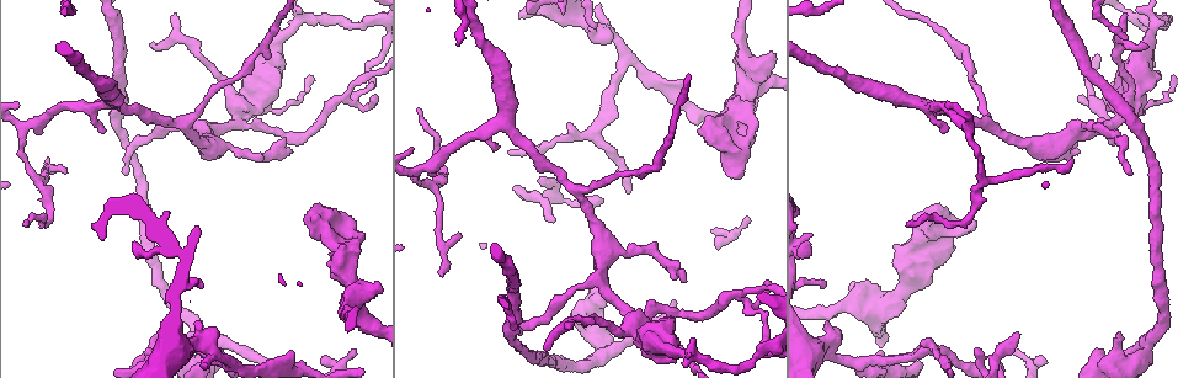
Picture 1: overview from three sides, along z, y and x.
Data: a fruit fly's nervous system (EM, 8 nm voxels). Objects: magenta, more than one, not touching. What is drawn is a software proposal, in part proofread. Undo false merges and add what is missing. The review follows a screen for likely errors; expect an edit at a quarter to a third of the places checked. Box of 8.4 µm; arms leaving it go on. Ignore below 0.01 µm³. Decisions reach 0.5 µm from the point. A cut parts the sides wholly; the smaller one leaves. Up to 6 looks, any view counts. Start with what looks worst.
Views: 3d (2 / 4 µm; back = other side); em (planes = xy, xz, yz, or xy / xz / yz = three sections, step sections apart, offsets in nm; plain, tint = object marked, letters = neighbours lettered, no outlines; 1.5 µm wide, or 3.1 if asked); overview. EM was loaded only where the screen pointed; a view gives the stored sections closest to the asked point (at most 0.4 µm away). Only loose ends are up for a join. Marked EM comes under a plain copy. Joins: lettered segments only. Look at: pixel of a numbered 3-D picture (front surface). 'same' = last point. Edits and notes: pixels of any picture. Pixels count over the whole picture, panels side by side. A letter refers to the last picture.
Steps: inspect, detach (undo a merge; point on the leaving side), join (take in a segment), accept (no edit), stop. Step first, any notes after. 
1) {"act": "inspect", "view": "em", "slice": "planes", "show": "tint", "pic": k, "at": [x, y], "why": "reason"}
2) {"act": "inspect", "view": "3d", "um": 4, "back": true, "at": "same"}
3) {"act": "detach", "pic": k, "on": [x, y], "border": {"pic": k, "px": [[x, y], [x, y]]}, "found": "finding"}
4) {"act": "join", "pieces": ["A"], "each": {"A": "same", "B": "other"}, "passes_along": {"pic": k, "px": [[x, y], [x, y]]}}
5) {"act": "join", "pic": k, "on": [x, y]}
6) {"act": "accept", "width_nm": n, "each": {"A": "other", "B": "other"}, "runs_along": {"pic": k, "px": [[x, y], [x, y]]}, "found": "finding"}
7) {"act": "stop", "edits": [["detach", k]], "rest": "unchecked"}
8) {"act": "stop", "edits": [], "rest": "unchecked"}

{"act": "inspect", "view": "em", "slice": "yz", "step": 8, "show": "letters", "pic": 1, "at": [730, 176], "why": "free end"}

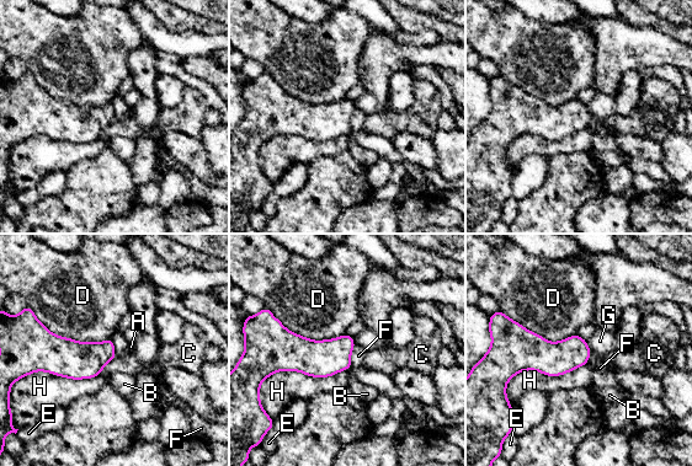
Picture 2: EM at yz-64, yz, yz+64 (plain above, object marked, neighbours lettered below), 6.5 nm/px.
{"act": "inspect", "view": "em", "slice": "planes", "show": "letters", "at": "same"}

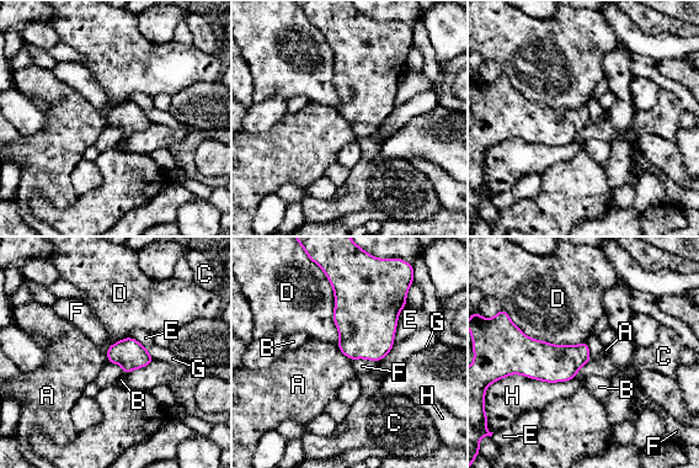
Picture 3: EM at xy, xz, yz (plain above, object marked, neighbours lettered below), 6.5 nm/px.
{"act": "accept", "width_nm": 200, "each": {"A": "other", "B": "other", "C": "other", "D": "other", "E": "other", "F": "other", "G": "other", "H": "other"}, "border": {"pic": 3, "px": [[351, 359], [368, 359], [375, 362]]}, "found": "none of them fits"}

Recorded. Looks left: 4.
{"act": "inspect", "view": "3d", "um": 4, "back": true, "pic": 1, "at": [1101, 351], "why": "thick end"}

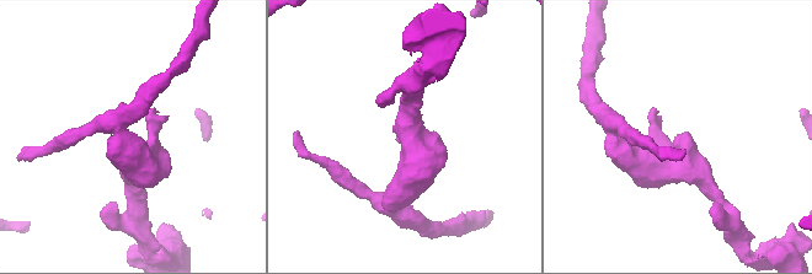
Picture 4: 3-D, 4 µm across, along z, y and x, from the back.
{"act": "inspect", "view": "em", "slice": "planes", "show": "letters", "pic": 4, "at": [397, 138]}

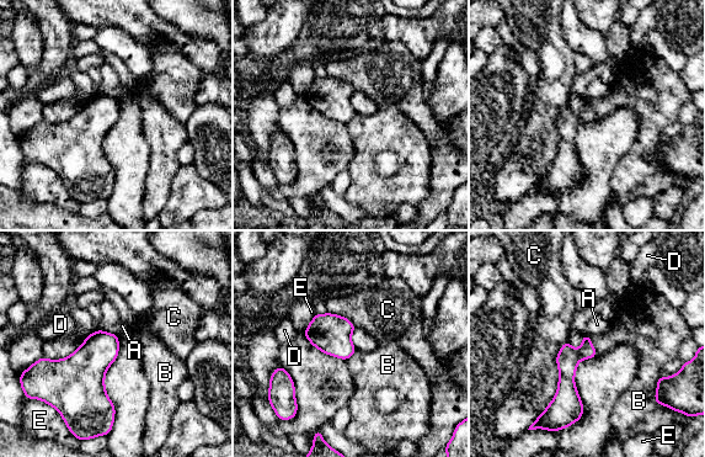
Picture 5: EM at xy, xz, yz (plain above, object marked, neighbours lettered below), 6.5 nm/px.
{"act": "accept", "each": {"A": "other", "B": "other", "C": "other", "D": "other", "E": "other"}, "border": {"pic": 5, "px": [[658, 375], [655, 400]]}, "found": "none of them fits"}

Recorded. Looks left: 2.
{"act": "inspect", "view": "em", "slice": "planes", "show": "letters", "pic": 1, "at": [1096, 100], "why": "sharp bend"}

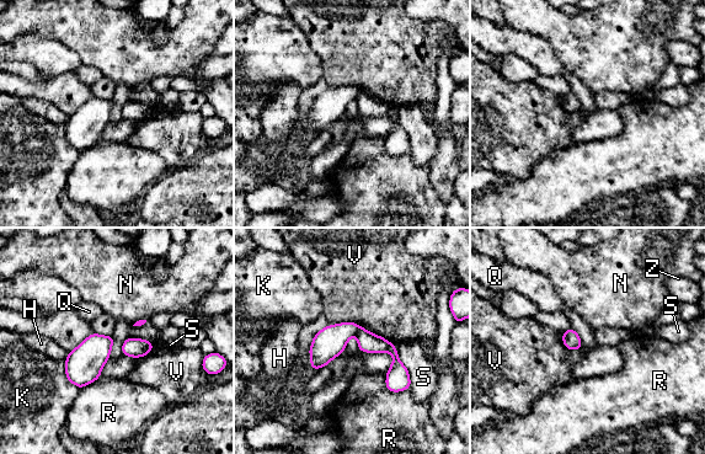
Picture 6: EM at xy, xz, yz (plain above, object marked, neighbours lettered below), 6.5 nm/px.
{"act": "detach", "pic": 6, "on": [368, 341], "longest_contact_nm": ["V", 550], "each": {"H": "other", "K": "other", "N": "other", "Q": "other", "R": "other", "S": "other", "V": "other", "Z": "other"}, "part_leaving": {"pic": 6, "px": [[363, 332], [394, 353], [407, 384]]}, "found": "two neurons meet here"}

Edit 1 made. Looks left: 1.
{"act": "stop", "edits": [["detach", 6]], "rest": "unchecked"}

